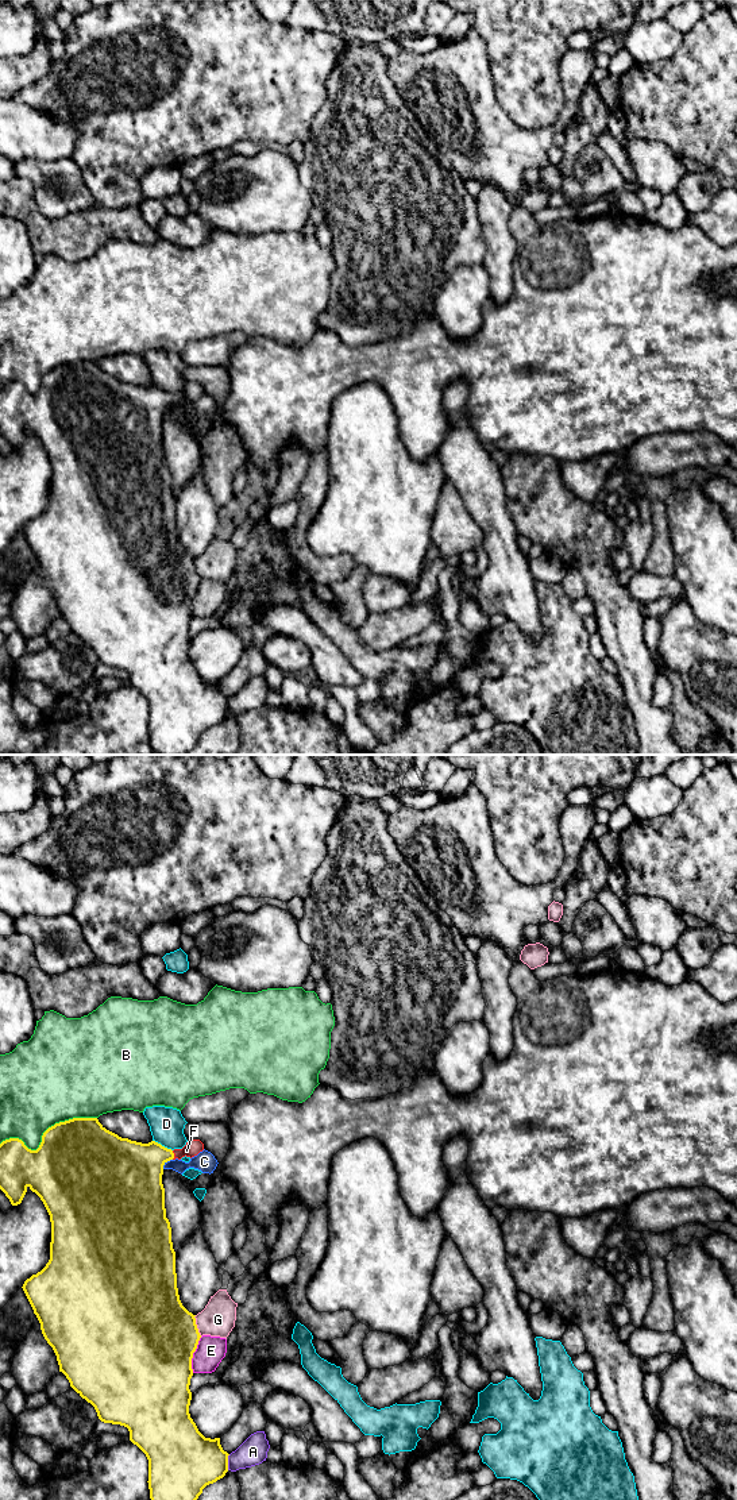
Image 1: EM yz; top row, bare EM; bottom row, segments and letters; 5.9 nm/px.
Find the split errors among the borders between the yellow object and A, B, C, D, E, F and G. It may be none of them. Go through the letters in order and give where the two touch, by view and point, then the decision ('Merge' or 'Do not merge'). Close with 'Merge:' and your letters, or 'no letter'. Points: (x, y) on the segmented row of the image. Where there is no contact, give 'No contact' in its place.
A: Touches yellow at yz (227, 1462). Do not merge
B: Touches yellow at yz (43, 1133). Do not merge
C: Touches yellow at yz (166, 1161). Do not merge
D: Touches yellow at yz (161, 1145). Do not merge
E: Touches yellow at yz (192, 1354). Do not merge
F: Touches yellow at yz (173, 1155). Merge
G: Touches yellow at yz (196, 1326). Do not merge
Merge: F

